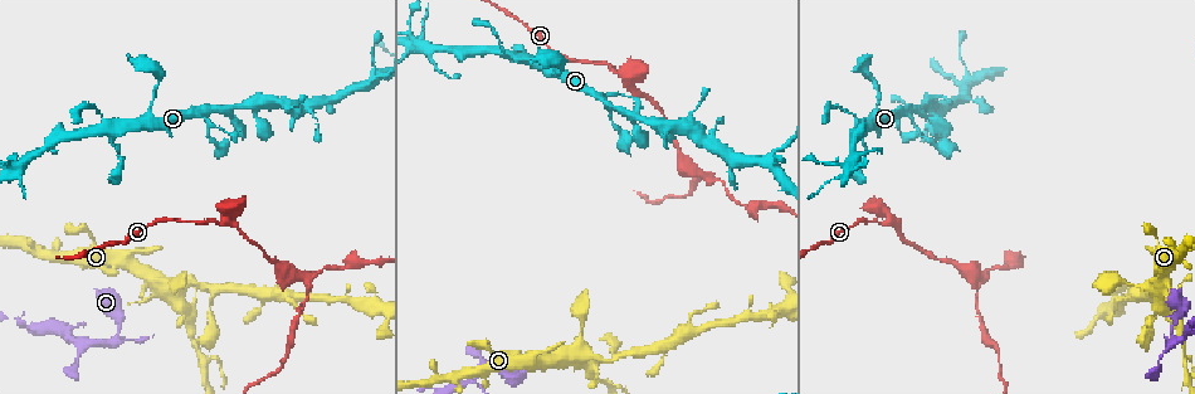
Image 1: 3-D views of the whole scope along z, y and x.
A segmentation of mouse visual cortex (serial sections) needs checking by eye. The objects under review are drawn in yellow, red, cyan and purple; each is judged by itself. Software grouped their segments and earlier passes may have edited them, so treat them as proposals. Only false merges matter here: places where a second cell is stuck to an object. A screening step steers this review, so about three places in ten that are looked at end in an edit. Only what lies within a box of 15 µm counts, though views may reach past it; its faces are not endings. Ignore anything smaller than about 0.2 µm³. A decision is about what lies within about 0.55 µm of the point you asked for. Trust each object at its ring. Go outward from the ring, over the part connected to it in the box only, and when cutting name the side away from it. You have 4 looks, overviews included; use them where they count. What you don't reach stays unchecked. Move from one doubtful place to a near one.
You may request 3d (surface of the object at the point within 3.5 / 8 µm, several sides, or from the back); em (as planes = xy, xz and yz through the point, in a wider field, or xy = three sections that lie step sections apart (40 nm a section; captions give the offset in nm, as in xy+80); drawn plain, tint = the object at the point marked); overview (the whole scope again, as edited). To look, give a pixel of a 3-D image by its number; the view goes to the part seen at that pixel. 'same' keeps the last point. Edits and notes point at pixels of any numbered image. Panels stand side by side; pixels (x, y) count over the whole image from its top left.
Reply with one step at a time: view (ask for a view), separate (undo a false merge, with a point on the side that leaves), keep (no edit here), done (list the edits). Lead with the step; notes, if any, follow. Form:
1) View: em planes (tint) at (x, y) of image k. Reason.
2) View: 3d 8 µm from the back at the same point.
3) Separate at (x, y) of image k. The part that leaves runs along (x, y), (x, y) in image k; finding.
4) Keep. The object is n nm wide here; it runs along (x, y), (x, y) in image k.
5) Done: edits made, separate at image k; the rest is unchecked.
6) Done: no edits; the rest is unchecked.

View: 3d 3.5 µm at (871, 119) of image 1. Two arms in line, one across.

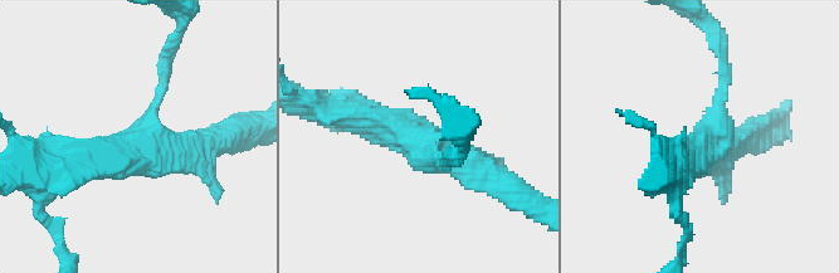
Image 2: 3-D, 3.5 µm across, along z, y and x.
View: em xy step 2 (tint) at (709, 148) of image 2. 3 arms meet here; the arms are 150, 350, 400 nm wide; shape alone is not enough.

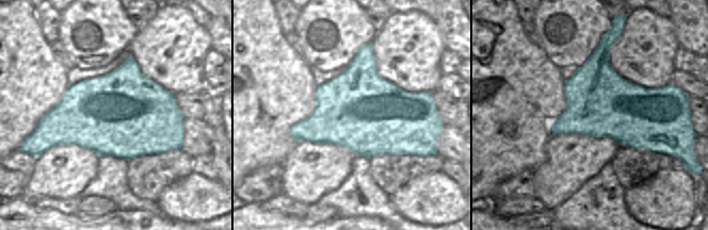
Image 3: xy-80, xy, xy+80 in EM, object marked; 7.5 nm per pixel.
Keep. It runs along (505, 181), (447, 149), (357, 117) in image 2; all the same cell.

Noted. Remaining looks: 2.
View: 3d 3.5 µm from the back at (624, 86) of image 1. Three arms meet.

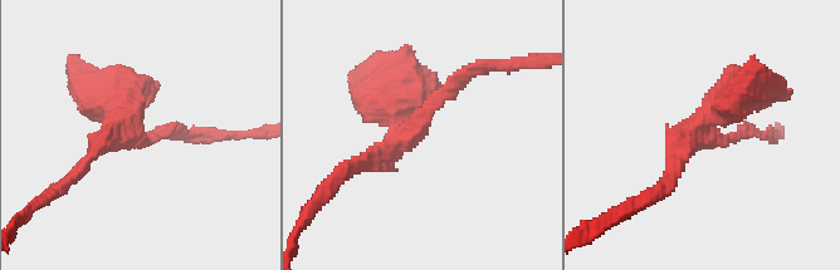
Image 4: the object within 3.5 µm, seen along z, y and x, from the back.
View: em xy step 5 (tint) at (131, 138) of image 4.

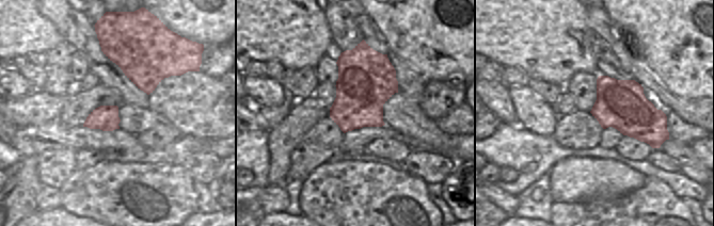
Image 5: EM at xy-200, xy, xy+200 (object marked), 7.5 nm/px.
Keep. 3 arms meet here; it runs along (468, 70), (410, 134), (351, 166) in image 4; all the same cell.

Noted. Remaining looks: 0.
Done: no edits; the rest is unchecked.

